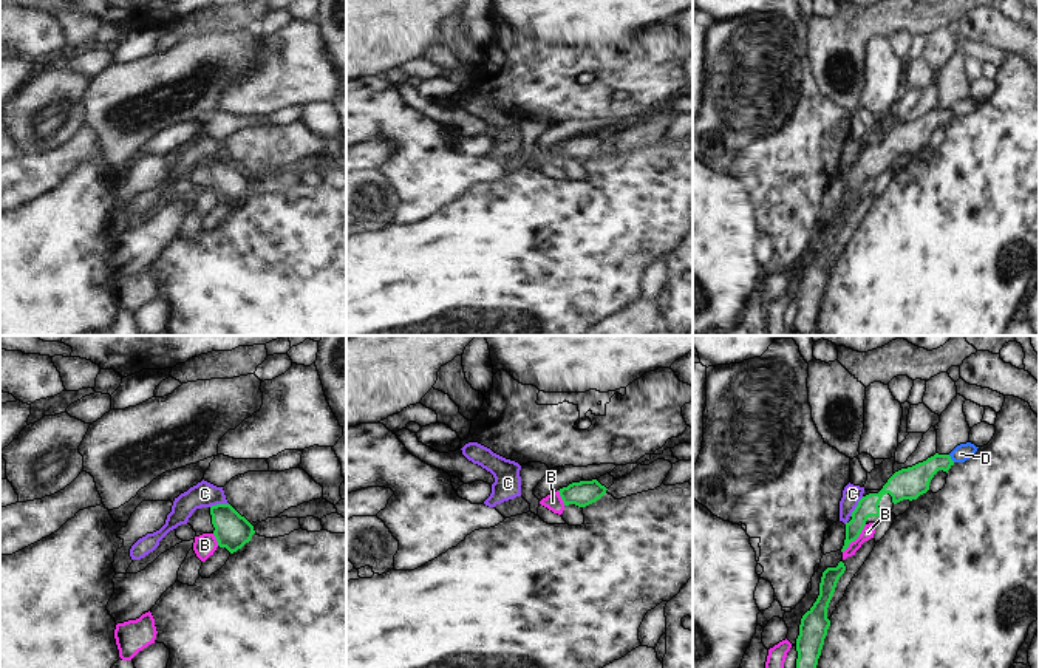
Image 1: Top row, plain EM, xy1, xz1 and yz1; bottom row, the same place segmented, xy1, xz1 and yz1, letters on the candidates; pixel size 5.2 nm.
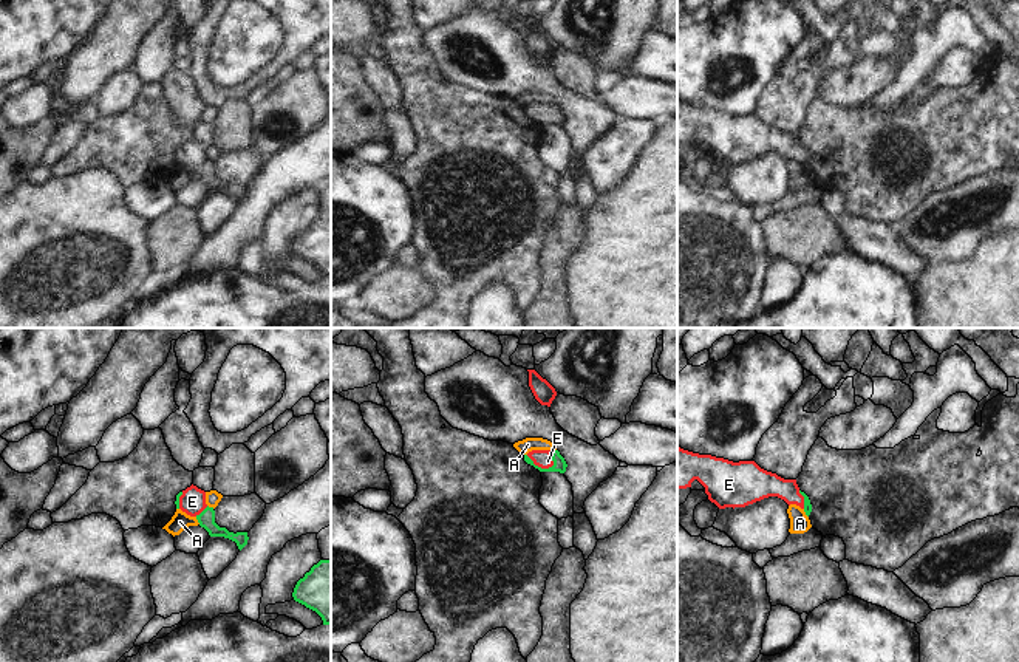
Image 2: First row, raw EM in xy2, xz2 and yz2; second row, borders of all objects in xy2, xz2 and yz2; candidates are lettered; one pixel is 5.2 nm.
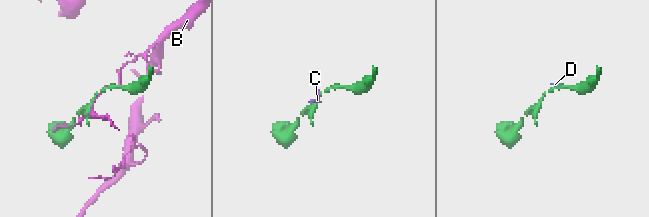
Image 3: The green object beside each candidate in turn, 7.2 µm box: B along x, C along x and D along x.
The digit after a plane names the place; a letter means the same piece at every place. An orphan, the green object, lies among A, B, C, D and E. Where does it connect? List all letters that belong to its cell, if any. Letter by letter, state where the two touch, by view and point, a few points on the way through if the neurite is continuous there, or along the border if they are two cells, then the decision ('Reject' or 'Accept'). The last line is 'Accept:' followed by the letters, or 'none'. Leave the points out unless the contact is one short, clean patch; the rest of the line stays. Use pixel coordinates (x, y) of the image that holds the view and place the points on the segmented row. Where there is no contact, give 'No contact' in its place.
A: Touches green at yz2 (806, 514). Boundary: yz2 (803, 509), (807, 517). Reject
B: Touches green at yz1 (855, 538). Reject
C: Touches green at yz1 (857, 506). Boundary: yz1 (863, 497), (849, 515). Reject
D: Touches green at yz1 (950, 458). Boundary: yz1 (948, 455), (954, 461). Reject
E: Touches green at xz2 (540, 467). Path across: xz2 (560, 464), (540, 467), (541, 458). Accept
Accept: E

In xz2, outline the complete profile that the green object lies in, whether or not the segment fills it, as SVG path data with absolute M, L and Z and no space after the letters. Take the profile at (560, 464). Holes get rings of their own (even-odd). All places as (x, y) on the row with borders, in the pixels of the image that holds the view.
M532 450L524 455L524 461L540 472L566 472L566 461L558 450Z

